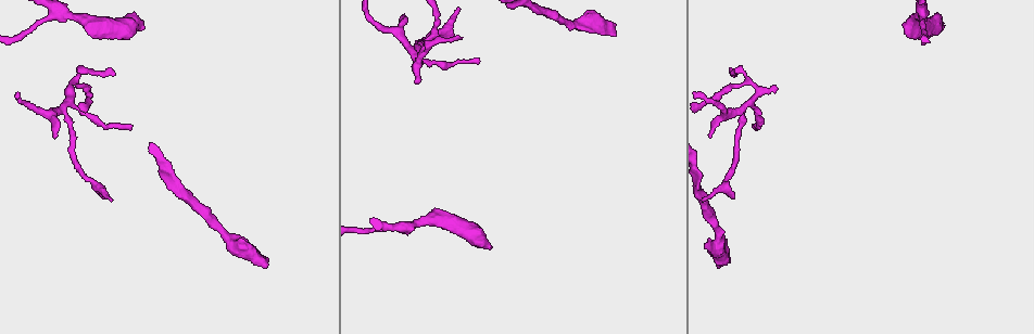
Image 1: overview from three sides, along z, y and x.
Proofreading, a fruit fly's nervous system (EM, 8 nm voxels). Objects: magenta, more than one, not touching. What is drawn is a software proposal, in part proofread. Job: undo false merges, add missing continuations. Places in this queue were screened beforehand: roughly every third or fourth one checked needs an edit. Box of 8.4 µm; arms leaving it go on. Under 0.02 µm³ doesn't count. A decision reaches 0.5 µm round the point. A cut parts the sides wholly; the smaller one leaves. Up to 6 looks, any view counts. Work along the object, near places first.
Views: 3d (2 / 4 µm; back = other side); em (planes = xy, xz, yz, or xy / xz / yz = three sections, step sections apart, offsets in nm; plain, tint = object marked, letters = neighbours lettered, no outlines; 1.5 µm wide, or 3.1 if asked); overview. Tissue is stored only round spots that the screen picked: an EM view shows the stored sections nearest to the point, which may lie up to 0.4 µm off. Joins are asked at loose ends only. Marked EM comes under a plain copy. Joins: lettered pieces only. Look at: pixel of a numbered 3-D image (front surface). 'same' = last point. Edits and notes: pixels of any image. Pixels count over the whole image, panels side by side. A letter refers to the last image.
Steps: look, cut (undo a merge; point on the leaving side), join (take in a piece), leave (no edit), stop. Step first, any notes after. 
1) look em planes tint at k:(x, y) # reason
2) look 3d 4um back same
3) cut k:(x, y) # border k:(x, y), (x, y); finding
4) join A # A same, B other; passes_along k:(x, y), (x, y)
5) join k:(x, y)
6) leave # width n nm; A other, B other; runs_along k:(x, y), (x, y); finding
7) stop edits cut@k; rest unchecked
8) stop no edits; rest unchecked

look em planes letters at 1:(476, 61) # branch stops here

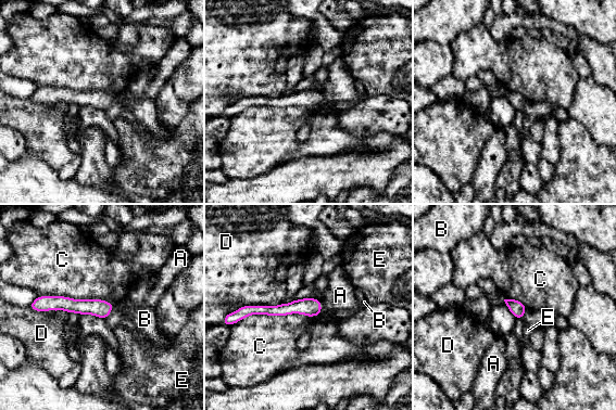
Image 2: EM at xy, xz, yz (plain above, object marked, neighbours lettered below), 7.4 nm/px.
leave # A other, B other, C other, D other, E other; border 2:(319, 312), (248, 315), (235, 323); none of them fits

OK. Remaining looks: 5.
look 3d 2um at 1:(268, 258) # an open end

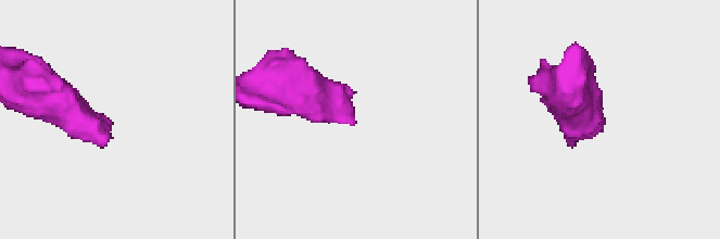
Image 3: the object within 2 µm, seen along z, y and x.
look em planes letters at 3:(603, 119) # need the tissue

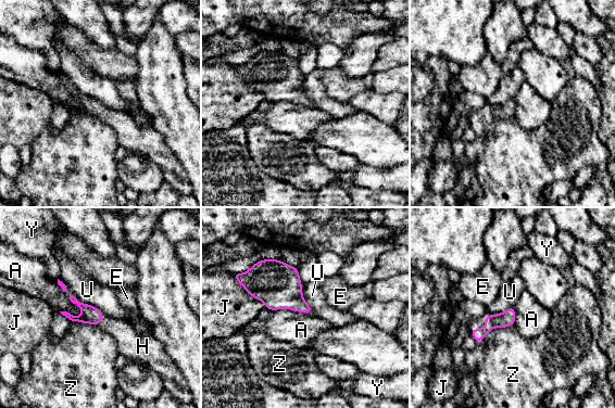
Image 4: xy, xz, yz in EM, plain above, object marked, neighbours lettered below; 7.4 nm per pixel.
join H # A other, E other, H same, J other, U other, Y other, Z other; passes_along 4:(91, 315), (100, 319), (124, 333); it goes on there

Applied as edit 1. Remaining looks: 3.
look em yz step 4 letters at 1:(944, 27)

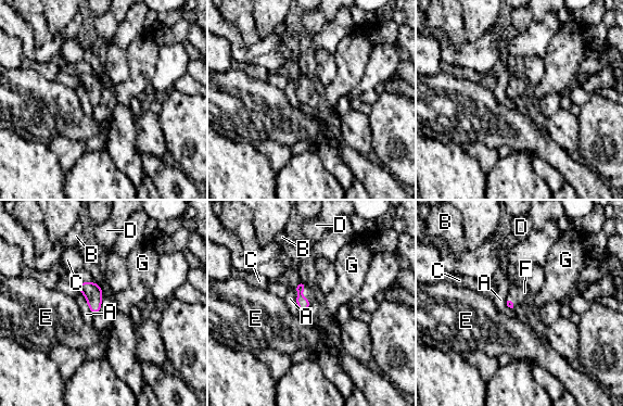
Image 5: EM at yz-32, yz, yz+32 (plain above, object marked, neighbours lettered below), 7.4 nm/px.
look em planes letters same

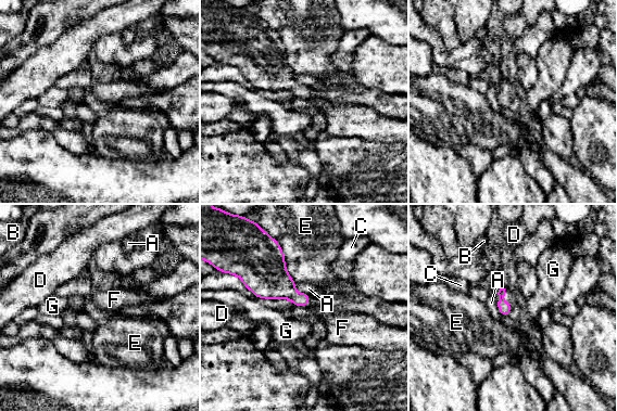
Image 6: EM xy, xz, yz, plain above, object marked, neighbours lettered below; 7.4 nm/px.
join F # longest_contact E 360 nm; A other, B other, C other, D other, E other, F same, G other; passes_along 6:(504, 308), (503, 299), (510, 297); the neuron continues

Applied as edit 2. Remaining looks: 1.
stop edits join@4, join@6; rest unchecked

